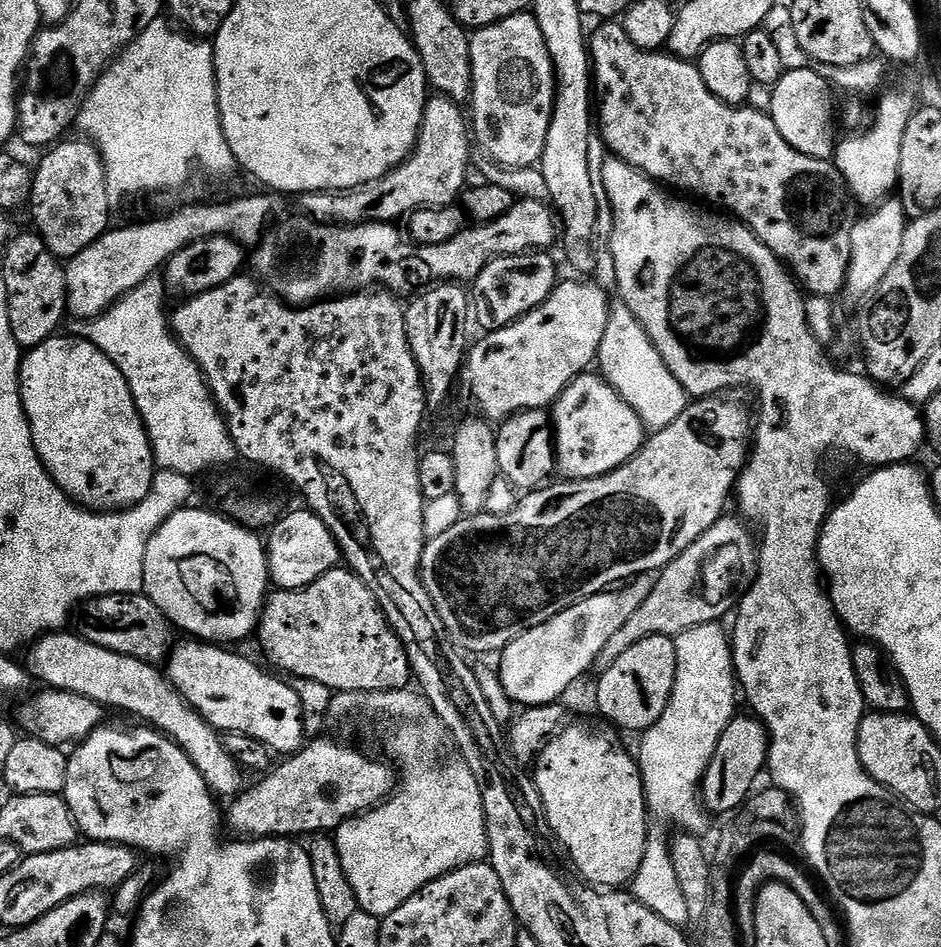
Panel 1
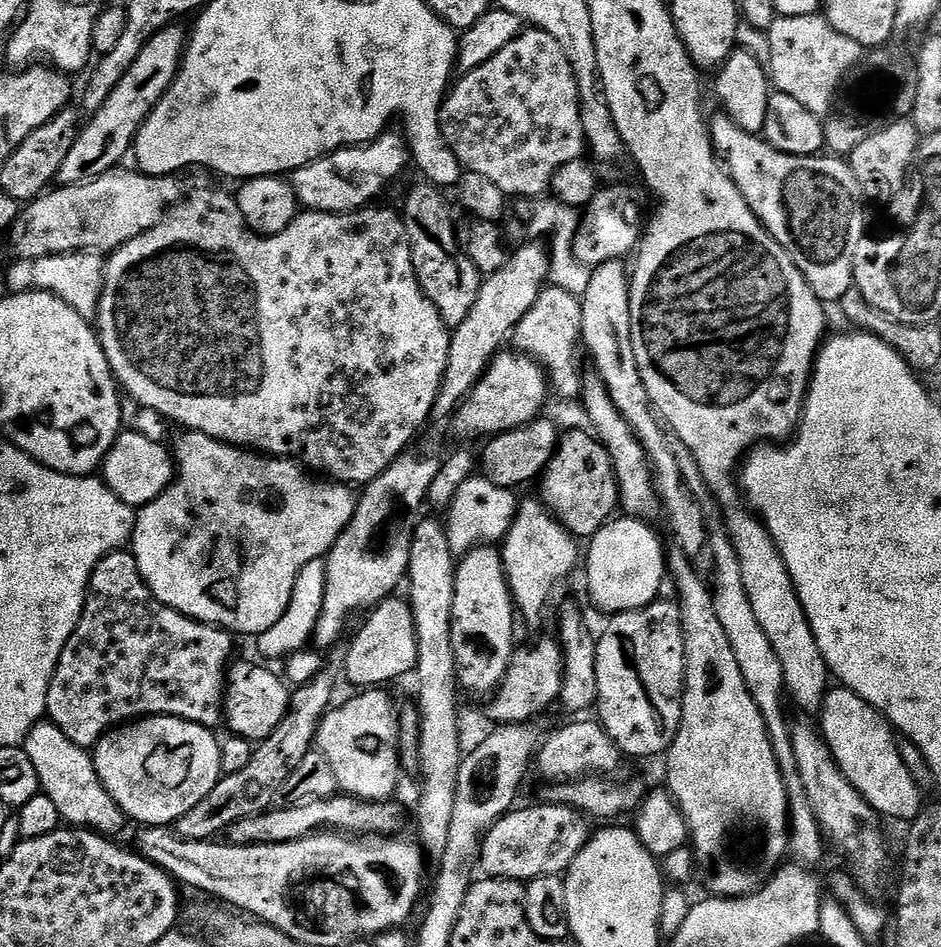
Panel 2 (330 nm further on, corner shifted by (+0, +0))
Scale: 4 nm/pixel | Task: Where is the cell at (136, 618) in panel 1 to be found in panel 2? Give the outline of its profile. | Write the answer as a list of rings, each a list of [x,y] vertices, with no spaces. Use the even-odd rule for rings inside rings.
[[[237,659],[226,673],[224,690],[224,720],[227,731],[253,742],[270,738],[288,712],[290,688],[279,671],[271,672],[263,663],[251,664],[248,660]]]

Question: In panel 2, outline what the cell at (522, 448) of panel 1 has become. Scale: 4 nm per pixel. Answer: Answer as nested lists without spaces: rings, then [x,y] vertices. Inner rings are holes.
[[[591,431],[567,432],[561,435],[556,452],[539,477],[539,499],[549,512],[577,538],[591,538],[594,533],[613,519],[618,508],[616,471],[604,445]]]

